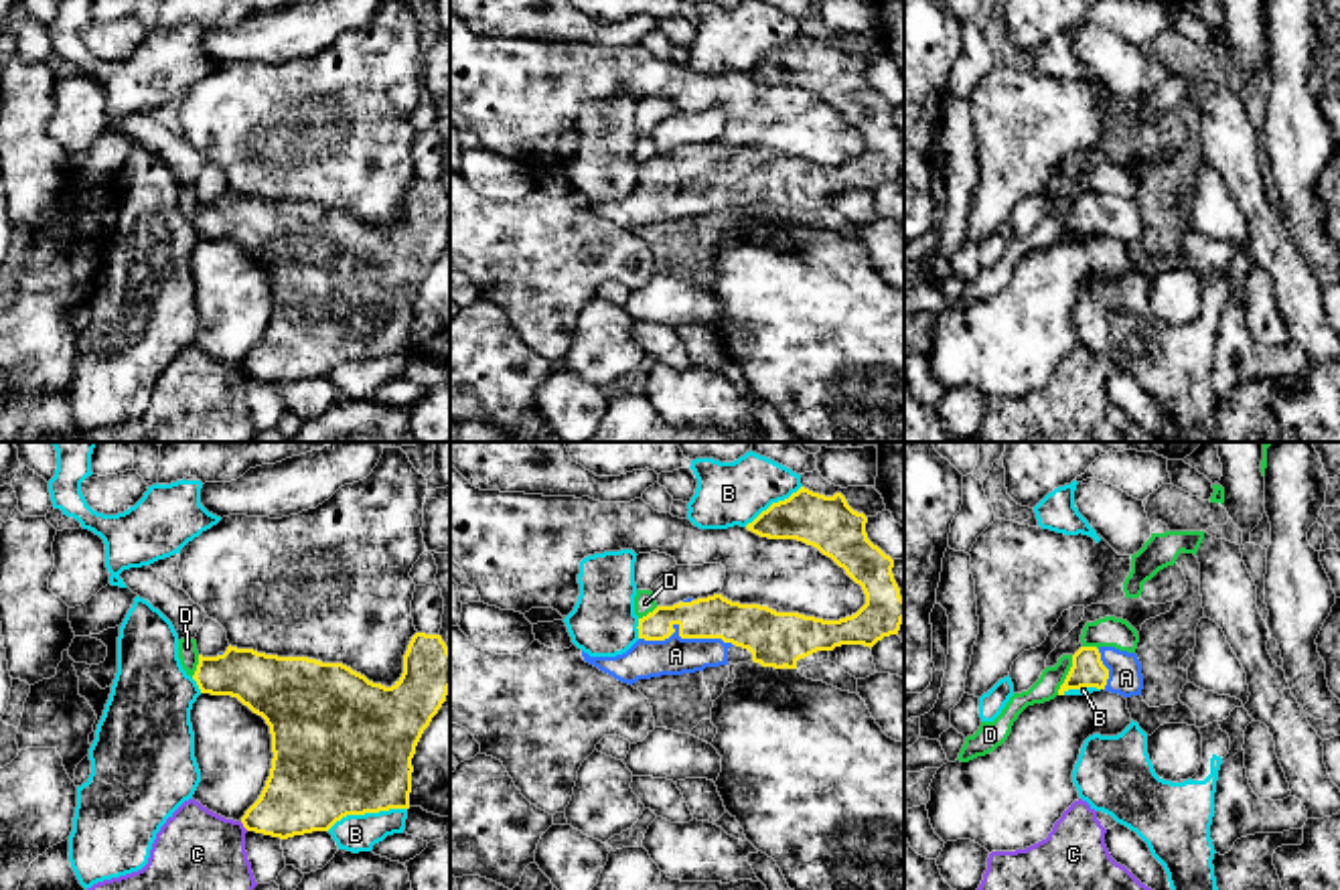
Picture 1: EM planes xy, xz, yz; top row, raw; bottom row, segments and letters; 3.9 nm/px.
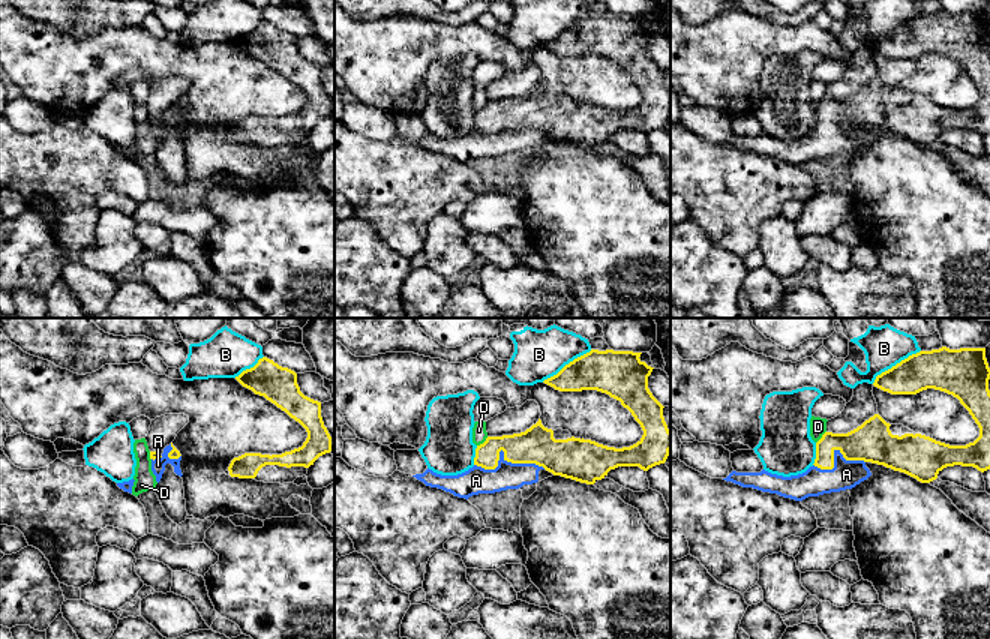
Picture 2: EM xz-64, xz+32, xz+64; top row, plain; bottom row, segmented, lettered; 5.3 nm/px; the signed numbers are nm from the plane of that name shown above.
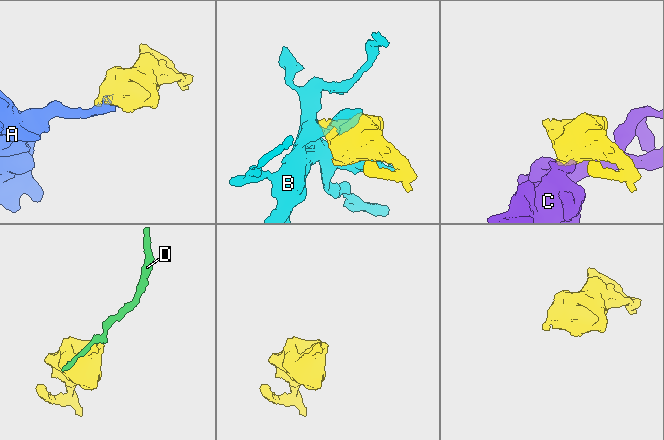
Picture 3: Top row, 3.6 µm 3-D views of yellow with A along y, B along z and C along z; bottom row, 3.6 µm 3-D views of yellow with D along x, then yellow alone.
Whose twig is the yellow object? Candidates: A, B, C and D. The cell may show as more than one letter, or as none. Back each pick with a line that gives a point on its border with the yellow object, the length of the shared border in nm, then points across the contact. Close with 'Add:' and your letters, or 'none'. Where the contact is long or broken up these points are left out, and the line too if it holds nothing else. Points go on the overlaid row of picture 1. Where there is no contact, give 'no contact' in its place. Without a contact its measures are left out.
A: meets yellow in xz at (686, 637); contact 380 nm long; runs through xz (745, 625), (710, 625), (686, 637), (676, 647), (676, 655)
Add: A

